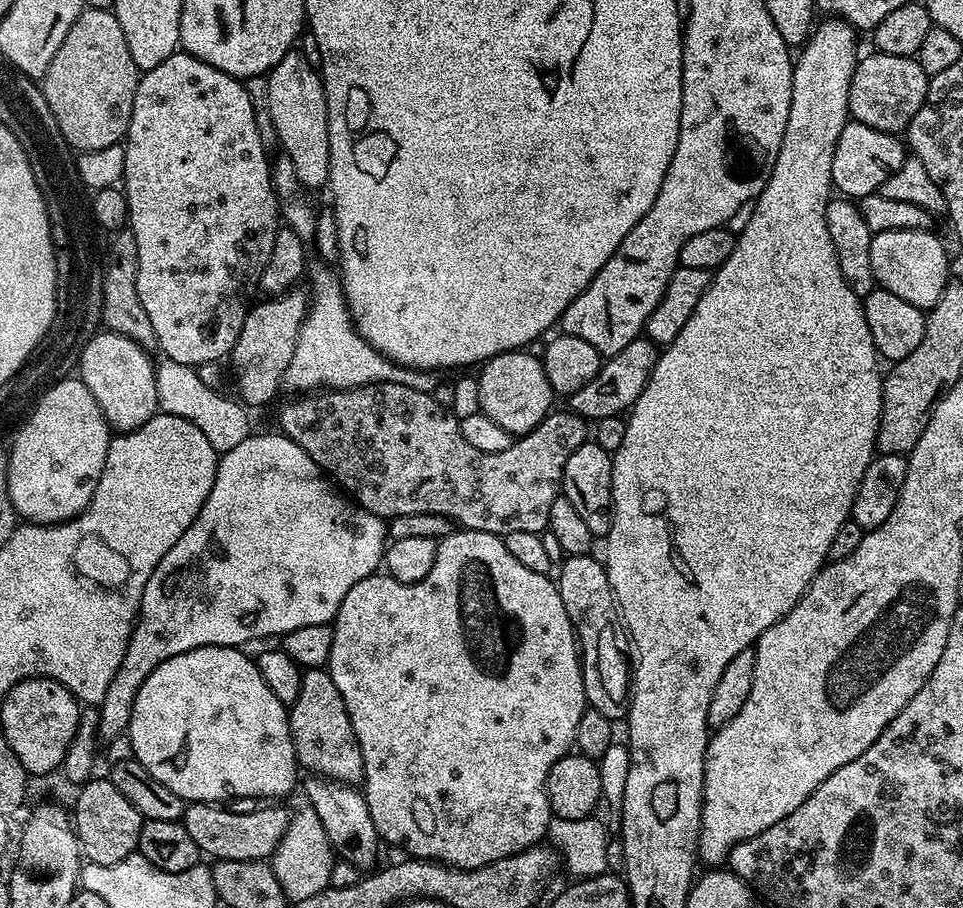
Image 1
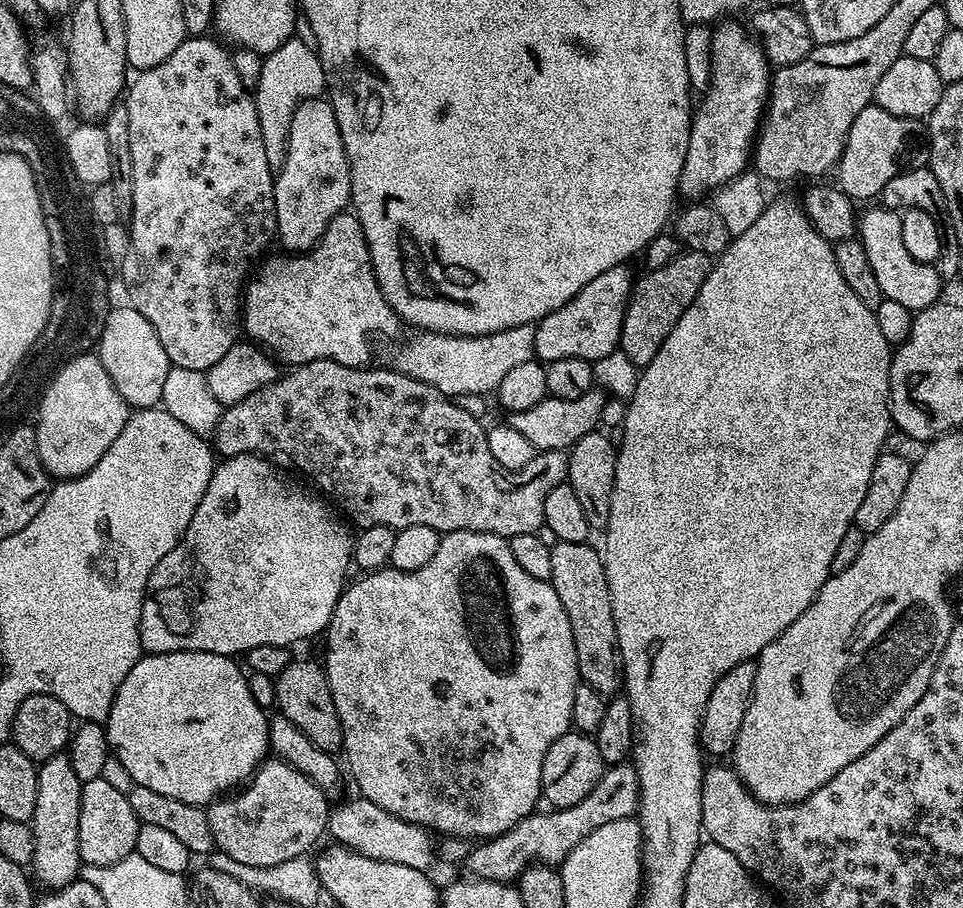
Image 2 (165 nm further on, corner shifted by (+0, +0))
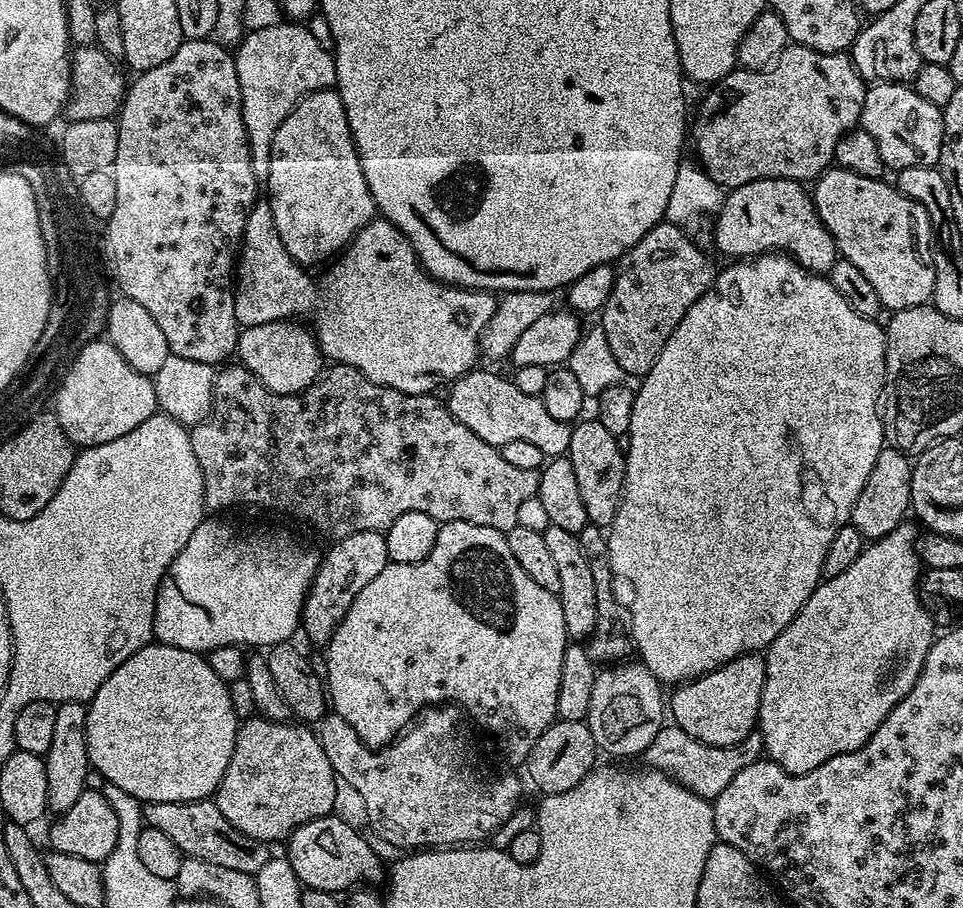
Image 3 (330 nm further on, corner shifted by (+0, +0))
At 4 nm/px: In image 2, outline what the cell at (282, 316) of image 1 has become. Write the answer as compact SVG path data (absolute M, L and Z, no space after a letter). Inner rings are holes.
M345 210L339 212L334 218L330 218L330 226L326 226L320 243L317 244L316 247L311 248L309 252L280 255L284 256L276 256L273 260L265 259L263 263L255 269L251 279L247 281L246 287L242 292L242 328L249 341L259 344L261 348L271 353L281 365L288 364L284 366L295 366L297 364L305 364L306 362L314 362L315 360L333 360L342 366L363 368L371 361L368 359L372 356L372 339L374 339L376 335L392 336L399 328L402 328L400 317L397 316L395 310L388 305L386 298L382 294L382 290L378 286L376 275L372 269L372 263L370 262L370 250L366 246L366 234L362 234L362 222L358 222L355 212Z

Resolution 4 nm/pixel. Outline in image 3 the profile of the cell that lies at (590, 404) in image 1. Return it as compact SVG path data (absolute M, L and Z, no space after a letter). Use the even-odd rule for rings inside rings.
M480 371L467 372L452 381L447 389L446 403L450 414L458 418L466 430L474 430L482 442L497 446L506 442L531 442L546 458L567 453L572 428L563 420L550 418L539 396L522 394L507 375Z

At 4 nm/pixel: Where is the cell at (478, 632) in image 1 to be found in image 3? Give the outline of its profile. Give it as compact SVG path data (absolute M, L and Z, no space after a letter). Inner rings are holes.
M450 522L449 524L440 524L438 530L438 538L434 542L434 550L430 550L430 554L426 554L426 558L422 562L414 562L413 564L393 564L389 563L382 570L382 574L378 574L368 585L358 593L358 598L354 598L354 603L350 605L350 610L346 610L346 618L342 618L342 622L334 630L334 634L328 639L326 651L328 651L328 676L326 672L326 691L330 701L330 708L333 713L342 718L346 718L346 722L350 722L350 726L354 726L354 734L358 734L358 738L362 738L362 742L367 748L382 748L385 744L392 743L399 737L400 733L405 731L415 721L416 717L429 706L443 706L445 704L455 704L457 708L463 710L472 720L477 720L490 735L496 739L496 744L502 751L508 755L508 760L512 764L523 765L527 761L530 750L534 746L534 742L538 742L538 738L547 728L556 723L558 717L558 686L562 680L562 654L566 654L570 637L566 630L566 621L562 618L562 606L557 593L550 590L542 590L542 586L538 586L538 582L534 582L534 578L530 578L530 574L526 574L526 570L522 570L522 566L518 566L518 561L514 558L514 554L510 554L510 546L508 545L507 535L493 528L486 526L474 526L470 522Z

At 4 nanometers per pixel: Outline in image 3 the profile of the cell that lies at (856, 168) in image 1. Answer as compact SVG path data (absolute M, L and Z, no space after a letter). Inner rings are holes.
M873 83L864 93L859 127L866 134L870 134L874 142L878 142L878 154L882 154L885 169L899 170L915 164L925 164L931 168L939 165L944 141L943 111L938 106L934 106L934 102L926 102L926 98L922 98L916 92L915 87L907 83Z

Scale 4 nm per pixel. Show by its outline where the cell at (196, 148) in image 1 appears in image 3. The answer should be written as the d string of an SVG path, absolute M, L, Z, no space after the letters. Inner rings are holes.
M209 38L206 40L185 40L184 43L178 46L178 50L170 58L166 58L166 62L162 62L162 66L154 66L154 70L146 70L139 73L135 77L136 81L127 85L124 93L124 103L120 105L118 113L118 123L116 129L118 130L118 154L114 158L111 166L112 177L114 178L114 186L118 190L118 203L114 205L114 214L106 221L106 248L108 244L108 252L112 255L112 268L116 271L116 280L120 283L120 288L125 297L134 302L138 302L142 307L150 313L150 318L154 318L154 322L158 322L158 326L162 329L162 334L168 343L168 350L171 355L178 358L186 358L190 362L202 362L203 364L210 364L213 366L220 366L225 363L236 351L236 338L238 335L238 325L236 322L236 315L234 314L234 298L232 297L232 289L234 287L234 269L238 259L240 250L240 241L244 239L244 227L246 226L246 218L248 212L256 204L258 193L256 193L256 184L258 178L254 174L254 166L252 165L252 155L248 149L248 135L246 134L246 126L242 118L242 94L238 86L238 70L236 69L235 55L225 45L216 43L215 39Z

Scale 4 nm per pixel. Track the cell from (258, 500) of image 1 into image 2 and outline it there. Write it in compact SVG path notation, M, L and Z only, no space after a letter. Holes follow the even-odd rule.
M247 452L221 459L213 467L210 486L206 486L206 494L202 494L202 502L198 502L198 506L190 518L190 526L186 526L186 530L174 546L174 550L170 550L170 554L166 554L166 558L162 558L162 562L158 562L158 566L154 566L148 579L148 591L140 615L140 647L145 653L209 652L236 658L250 651L254 646L266 646L267 644L293 646L292 644L298 643L299 640L308 640L311 636L318 635L319 632L321 635L327 629L330 618L334 614L334 606L337 605L337 600L346 584L344 576L348 568L351 569L352 566L354 536L351 529L349 532L336 518L337 513L315 491L307 492L302 485L296 484L291 492L284 485L279 470L272 464L275 463L271 459Z

